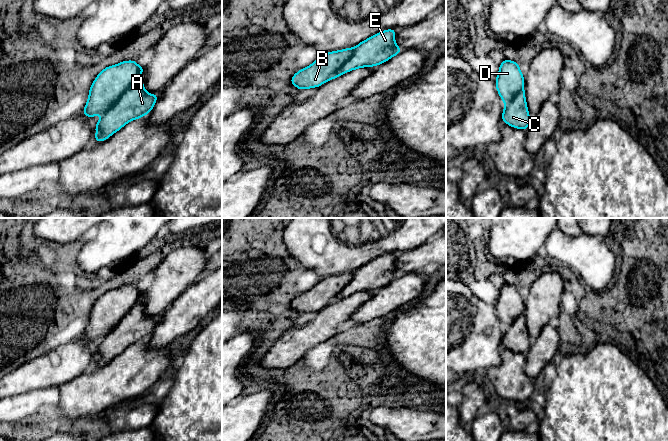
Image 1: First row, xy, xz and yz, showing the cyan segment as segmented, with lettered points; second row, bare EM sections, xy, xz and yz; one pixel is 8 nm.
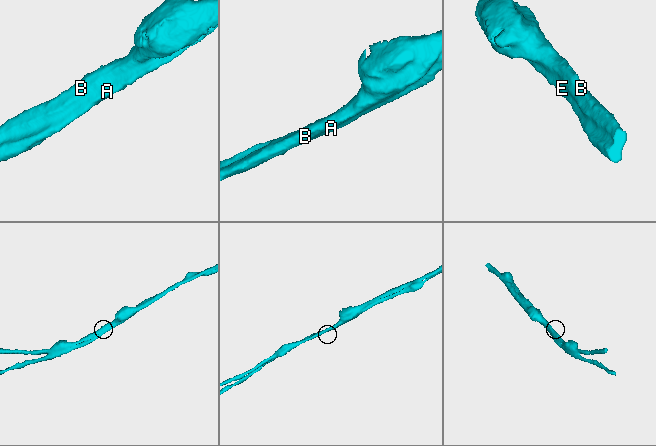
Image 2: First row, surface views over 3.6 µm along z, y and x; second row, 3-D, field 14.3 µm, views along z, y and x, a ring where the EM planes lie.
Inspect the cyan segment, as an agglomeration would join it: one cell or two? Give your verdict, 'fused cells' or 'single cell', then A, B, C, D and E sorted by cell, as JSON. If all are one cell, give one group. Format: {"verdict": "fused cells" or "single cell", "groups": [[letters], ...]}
{"verdict": "fused cells", "groups": [["A", "C", "E"], ["B", "D"]]}

